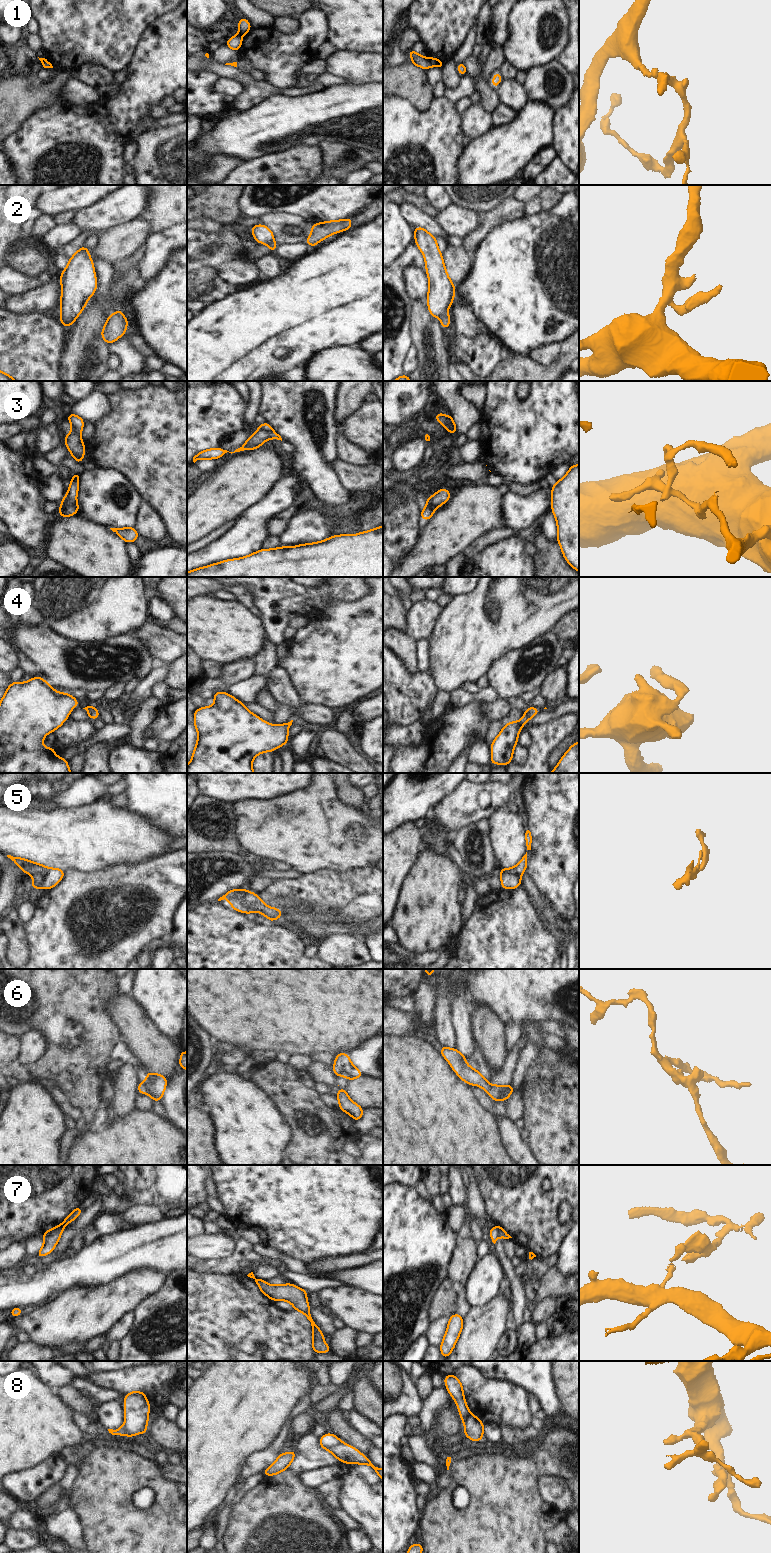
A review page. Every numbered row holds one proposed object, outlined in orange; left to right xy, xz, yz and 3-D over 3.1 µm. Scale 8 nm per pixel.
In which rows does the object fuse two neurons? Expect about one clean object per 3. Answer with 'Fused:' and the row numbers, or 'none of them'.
Fused: 1, 2, 3, 5, 7, 8

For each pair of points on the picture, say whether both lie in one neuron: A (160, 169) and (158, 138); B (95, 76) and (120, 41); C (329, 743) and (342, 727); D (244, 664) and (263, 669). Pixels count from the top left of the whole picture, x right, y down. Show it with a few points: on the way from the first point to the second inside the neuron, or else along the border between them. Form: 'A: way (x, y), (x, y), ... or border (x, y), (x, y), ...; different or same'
A: way (160, 161), (158, 146); same
B: border (78, 66), (85, 61), (98, 61), (112, 73); different
C: border (334, 730), (344, 734); different
D: border (252, 658), (255, 664), (254, 673); different

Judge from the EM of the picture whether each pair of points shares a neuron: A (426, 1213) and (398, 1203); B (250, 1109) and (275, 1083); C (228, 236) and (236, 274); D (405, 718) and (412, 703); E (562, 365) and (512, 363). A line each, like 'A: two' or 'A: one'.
A: one
B: two
C: one
D: one
E: one

